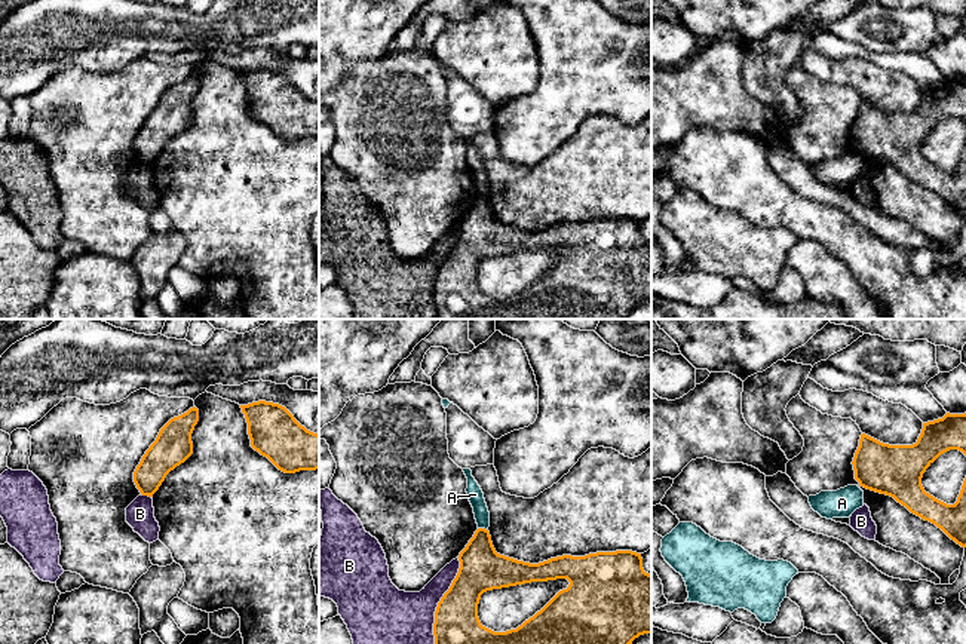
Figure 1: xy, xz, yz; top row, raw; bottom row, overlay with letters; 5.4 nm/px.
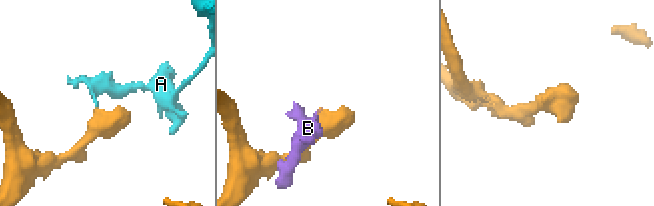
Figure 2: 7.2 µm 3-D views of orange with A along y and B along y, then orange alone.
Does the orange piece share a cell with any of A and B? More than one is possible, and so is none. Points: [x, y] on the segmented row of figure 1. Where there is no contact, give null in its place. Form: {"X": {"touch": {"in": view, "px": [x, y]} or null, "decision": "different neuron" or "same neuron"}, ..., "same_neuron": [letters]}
{"A": {"touch": {"in": "xz", "px": [482, 528]}, "decision": "different neuron"}, "B": {"touch": {"in": "xz", "px": [439, 601]}, "decision": "different neuron"}, "same_neuron": []}

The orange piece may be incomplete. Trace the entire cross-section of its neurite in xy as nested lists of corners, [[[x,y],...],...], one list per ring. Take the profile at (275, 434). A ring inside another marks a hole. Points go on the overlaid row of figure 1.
[[[258,401],[240,408],[251,447],[279,470],[295,473],[319,469],[319,435],[301,426],[285,407]]]

